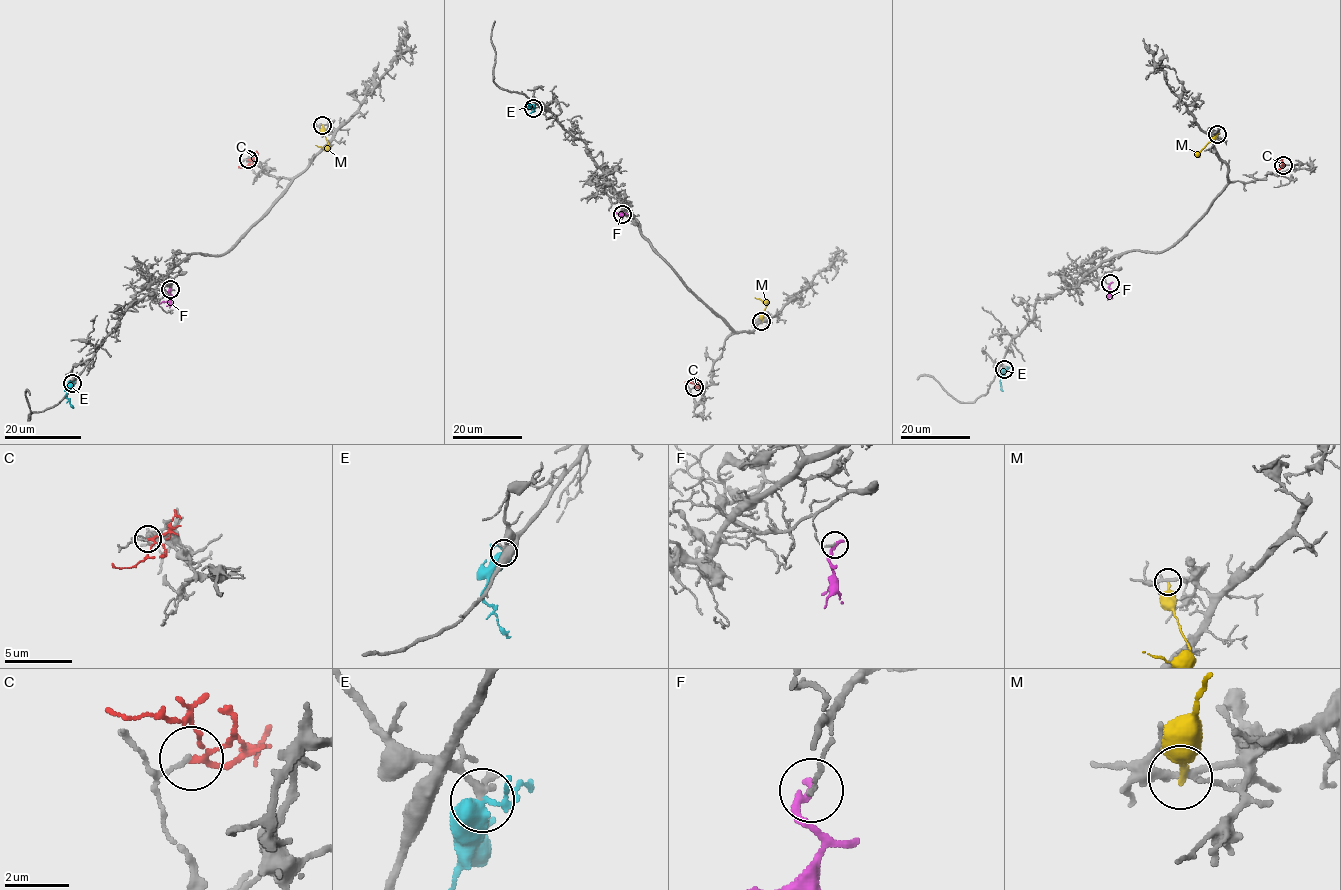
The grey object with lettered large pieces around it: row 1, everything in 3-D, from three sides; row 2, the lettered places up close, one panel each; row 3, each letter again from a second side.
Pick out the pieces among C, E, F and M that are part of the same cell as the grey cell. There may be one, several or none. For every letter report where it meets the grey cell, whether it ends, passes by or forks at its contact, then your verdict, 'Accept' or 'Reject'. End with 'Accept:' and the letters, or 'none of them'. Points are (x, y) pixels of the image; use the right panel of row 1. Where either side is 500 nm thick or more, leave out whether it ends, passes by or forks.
C: Touches grey at (1283, 165). It forks there. Reject
E: Touches grey at (1004, 369). It forks there. Accept
F: Touches grey at (1110, 283). It ends there. Reject
M: Touches grey at (1217, 134). It ends there. Reject
Accept: E

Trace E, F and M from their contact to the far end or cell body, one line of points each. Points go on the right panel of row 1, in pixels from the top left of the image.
E: (1004, 369), (1000, 380), (1003, 391)
F: (1110, 283), (1106, 296)
M: (1217, 134), (1197, 155), (1193, 152)

